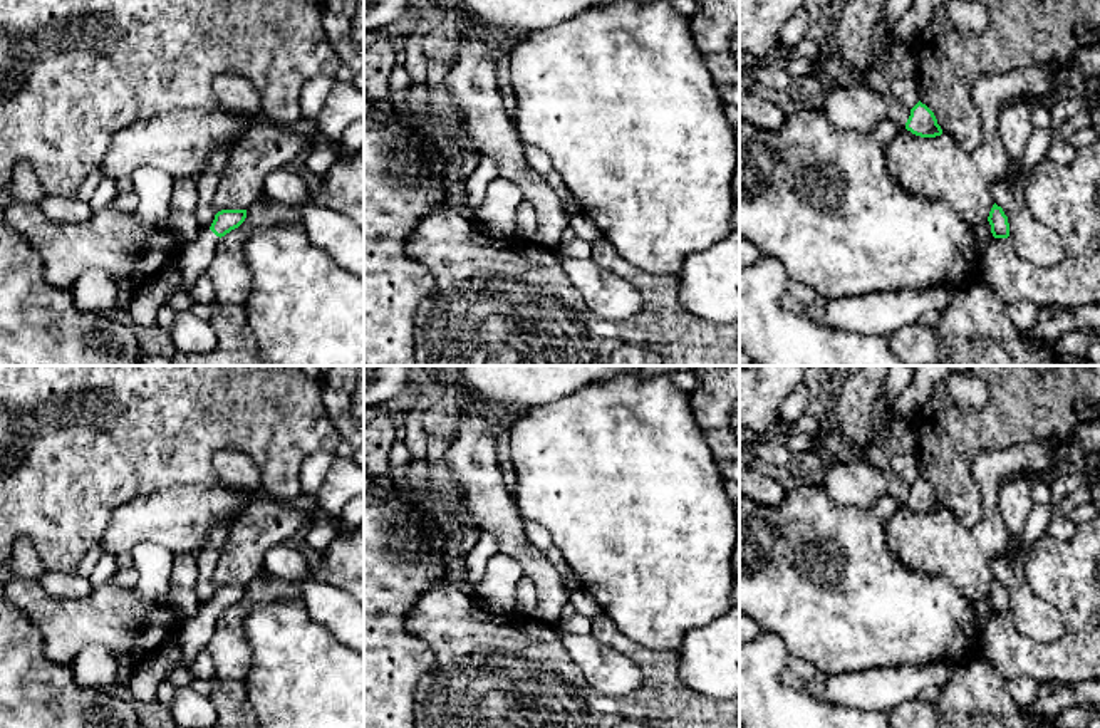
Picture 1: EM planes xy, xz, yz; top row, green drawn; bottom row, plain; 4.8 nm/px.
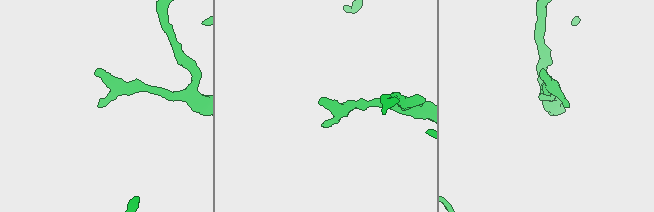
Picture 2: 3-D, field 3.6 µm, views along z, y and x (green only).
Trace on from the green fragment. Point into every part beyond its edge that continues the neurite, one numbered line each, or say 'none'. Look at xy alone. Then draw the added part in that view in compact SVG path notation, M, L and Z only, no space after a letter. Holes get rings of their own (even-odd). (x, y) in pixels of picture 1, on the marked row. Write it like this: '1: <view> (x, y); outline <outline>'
1: xy (193, 259); outline M210 226L200 231L198 240L183 243L174 257L174 262L183 272L183 287L191 295L195 282L203 275L215 257L216 237Z

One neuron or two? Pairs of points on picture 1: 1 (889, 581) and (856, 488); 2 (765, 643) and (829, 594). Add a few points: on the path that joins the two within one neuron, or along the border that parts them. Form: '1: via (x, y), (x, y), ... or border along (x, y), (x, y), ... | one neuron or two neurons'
1: border along (825, 492), (839, 504), (867, 510) | two neurons
2: border along (763, 629), (782, 641), (788, 656) | two neurons

